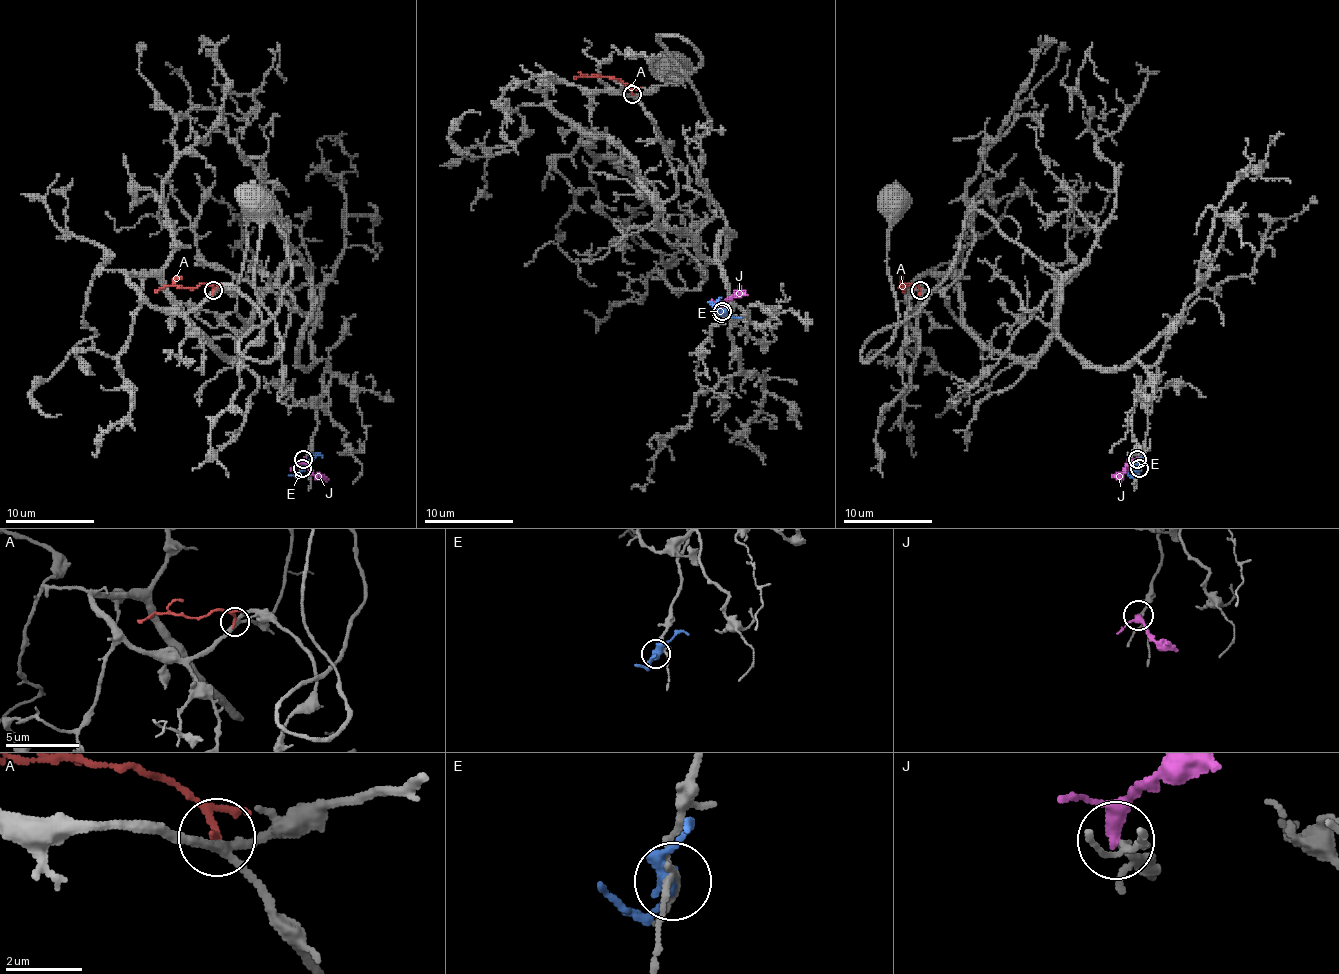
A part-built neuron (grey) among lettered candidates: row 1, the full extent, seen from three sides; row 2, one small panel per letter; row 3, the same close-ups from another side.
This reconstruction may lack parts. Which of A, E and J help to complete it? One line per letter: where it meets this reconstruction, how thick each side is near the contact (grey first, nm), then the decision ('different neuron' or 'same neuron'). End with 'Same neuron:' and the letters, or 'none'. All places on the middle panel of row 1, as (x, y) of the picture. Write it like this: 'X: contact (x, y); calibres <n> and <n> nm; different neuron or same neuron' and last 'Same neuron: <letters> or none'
A: contact (632, 94); calibres 240 and 140 nm; different neuron
E: contact (721, 313); calibres 100 and 360 nm; different neuron
J: contact (722, 311); calibres 130 and 280 nm; same neuron
Same neuron: J

